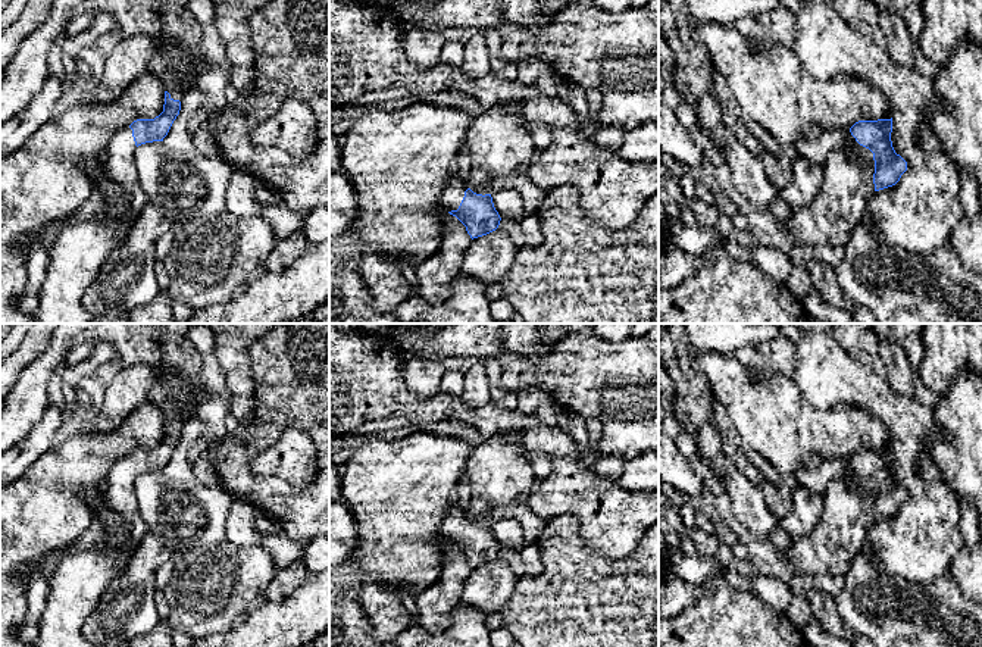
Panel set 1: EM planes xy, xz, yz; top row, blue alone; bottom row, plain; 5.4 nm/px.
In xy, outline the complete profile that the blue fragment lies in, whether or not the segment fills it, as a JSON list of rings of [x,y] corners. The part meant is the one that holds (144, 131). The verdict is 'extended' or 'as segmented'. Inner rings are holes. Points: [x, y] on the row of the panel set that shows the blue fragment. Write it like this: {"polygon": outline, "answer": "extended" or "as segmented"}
{"polygon": [[[160,0],[162,31],[154,41],[156,51],[148,71],[163,84],[163,112],[154,119],[137,119],[128,128],[119,129],[106,150],[107,176],[125,188],[129,200],[131,213],[126,216],[129,225],[148,204],[148,197],[140,184],[135,149],[146,143],[163,141],[179,115],[184,94],[196,85],[204,60],[198,51],[204,28],[196,21],[191,24],[182,21],[181,12],[187,4],[188,0]]], "answer": "extended"}

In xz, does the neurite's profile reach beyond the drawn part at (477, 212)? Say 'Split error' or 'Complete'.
Split error

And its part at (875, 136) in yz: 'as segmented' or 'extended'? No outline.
extended

